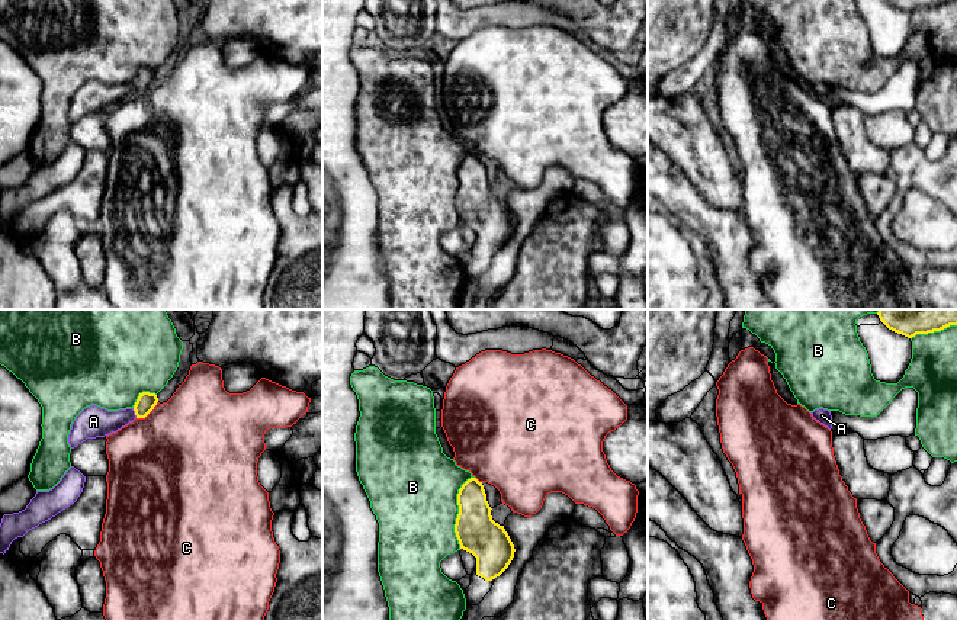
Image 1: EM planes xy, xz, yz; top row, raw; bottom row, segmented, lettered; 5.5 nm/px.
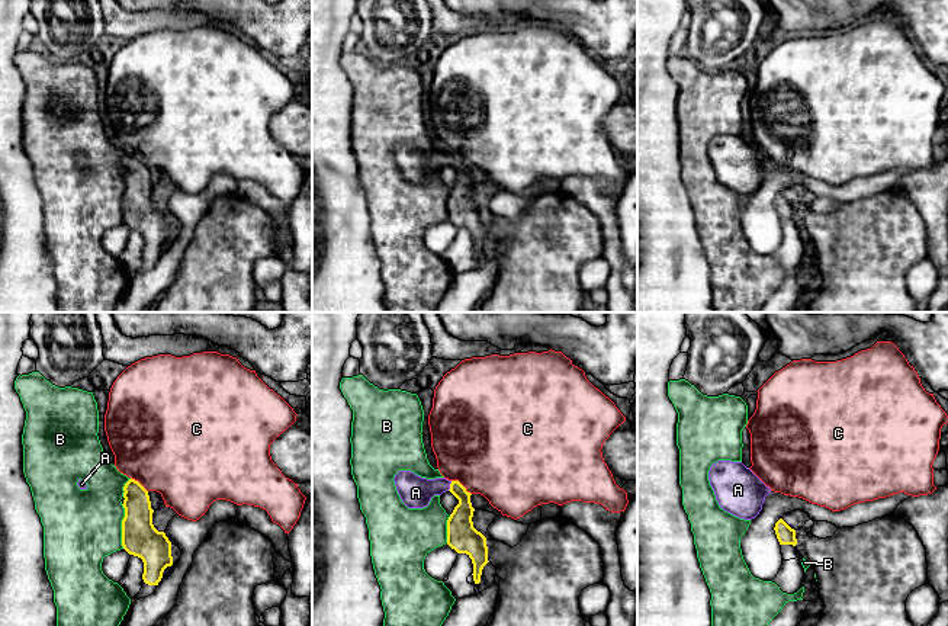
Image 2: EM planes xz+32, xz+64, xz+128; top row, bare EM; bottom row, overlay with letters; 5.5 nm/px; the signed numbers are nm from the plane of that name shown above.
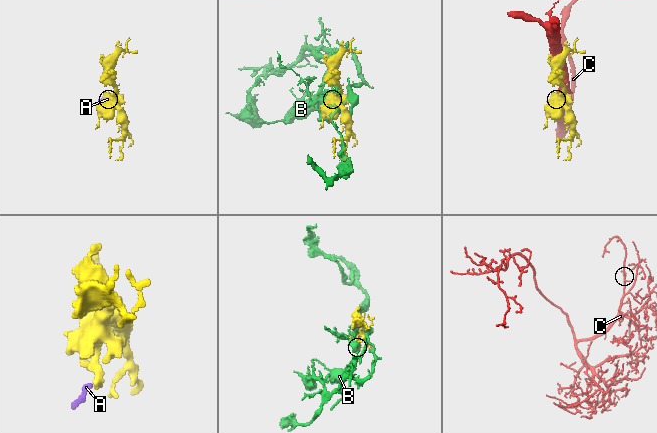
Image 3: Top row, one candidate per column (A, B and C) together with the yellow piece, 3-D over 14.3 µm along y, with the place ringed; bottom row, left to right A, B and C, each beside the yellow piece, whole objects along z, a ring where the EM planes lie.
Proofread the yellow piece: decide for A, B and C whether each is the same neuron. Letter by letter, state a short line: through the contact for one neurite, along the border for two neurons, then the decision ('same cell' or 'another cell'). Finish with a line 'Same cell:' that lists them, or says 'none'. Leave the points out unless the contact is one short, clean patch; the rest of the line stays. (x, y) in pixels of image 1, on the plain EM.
A: line xy (145, 77), (135, 87), (111, 96), (93, 96); same cell
B: another cell
C: another cell
Same cell: A

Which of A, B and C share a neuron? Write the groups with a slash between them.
A / B / C

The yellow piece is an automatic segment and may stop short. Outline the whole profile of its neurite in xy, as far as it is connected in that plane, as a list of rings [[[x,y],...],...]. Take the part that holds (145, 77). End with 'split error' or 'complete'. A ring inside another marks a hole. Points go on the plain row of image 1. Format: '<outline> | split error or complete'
[[[142,67],[132,83],[107,86],[97,80],[86,81],[71,99],[68,119],[74,123],[87,113],[105,112],[116,107],[135,93],[145,93],[157,77],[158,73],[155,68]]] | split error

